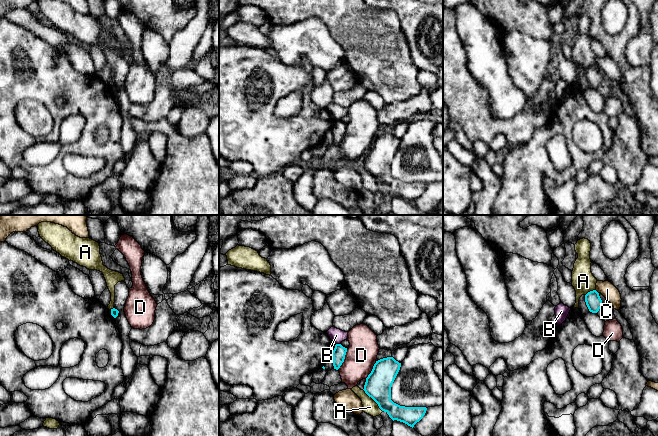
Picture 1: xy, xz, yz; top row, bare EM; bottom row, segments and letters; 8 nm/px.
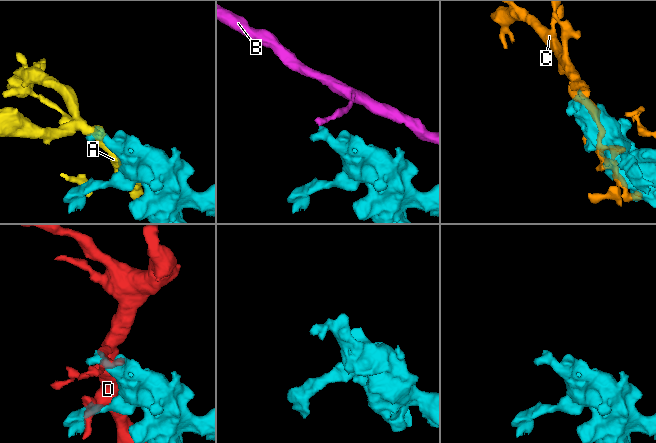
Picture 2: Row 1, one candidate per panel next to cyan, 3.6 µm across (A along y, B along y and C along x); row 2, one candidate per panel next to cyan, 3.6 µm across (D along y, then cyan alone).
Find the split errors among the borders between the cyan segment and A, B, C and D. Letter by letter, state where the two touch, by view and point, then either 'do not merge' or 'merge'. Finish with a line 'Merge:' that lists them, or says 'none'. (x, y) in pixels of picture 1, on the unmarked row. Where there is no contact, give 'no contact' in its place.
A: meets cyan in xz at (373, 175); do not merge
B: meets cyan in xz at (338, 120); do not merge
C: meets cyan in yz at (597, 68); do not merge
D: meets cyan in xz at (344, 134); do not merge
Merge: none

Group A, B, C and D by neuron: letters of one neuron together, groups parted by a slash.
A / B / C / D

